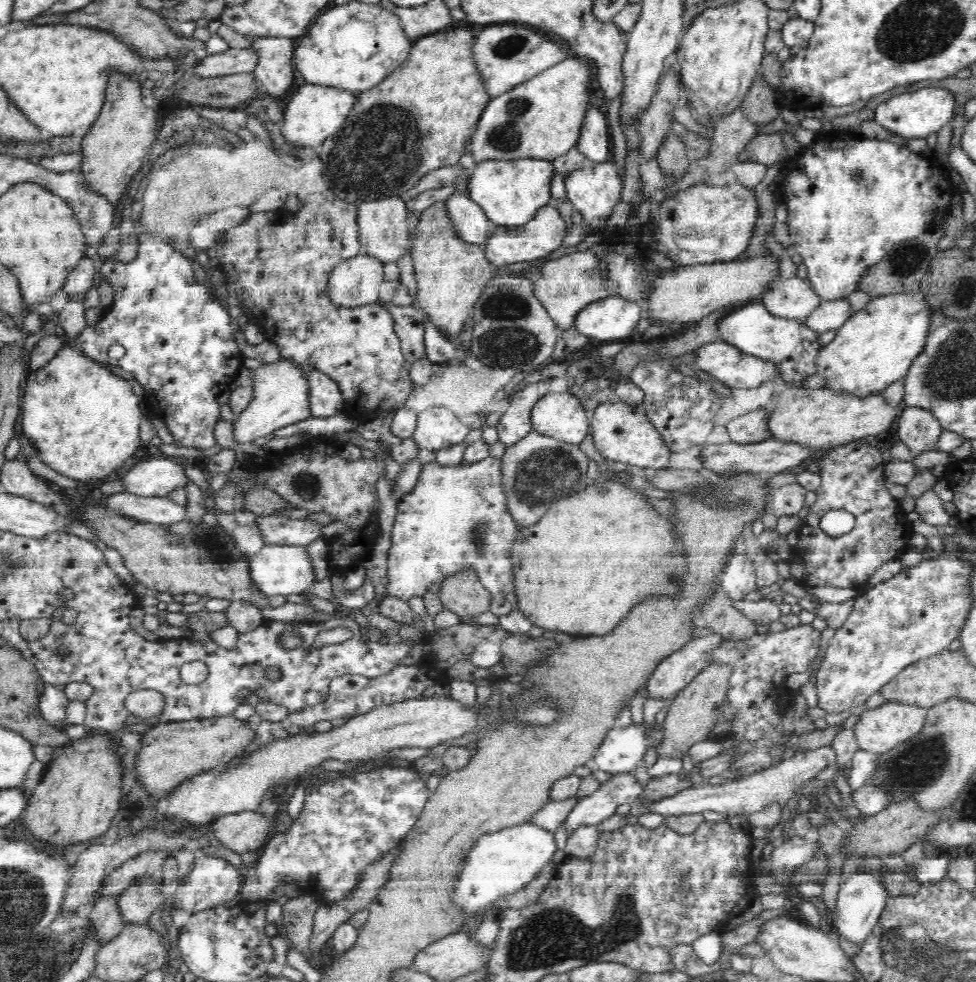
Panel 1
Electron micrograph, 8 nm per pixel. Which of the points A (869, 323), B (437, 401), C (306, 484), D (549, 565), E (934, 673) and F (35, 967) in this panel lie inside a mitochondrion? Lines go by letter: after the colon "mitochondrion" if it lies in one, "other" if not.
A: other
B: other
C: mitochondrion
D: other
E: other
F: mitochondrion

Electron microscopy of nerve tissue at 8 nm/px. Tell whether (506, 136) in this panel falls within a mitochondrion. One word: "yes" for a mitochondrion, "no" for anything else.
yes

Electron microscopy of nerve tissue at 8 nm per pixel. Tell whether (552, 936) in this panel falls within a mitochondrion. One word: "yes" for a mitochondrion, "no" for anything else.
yes

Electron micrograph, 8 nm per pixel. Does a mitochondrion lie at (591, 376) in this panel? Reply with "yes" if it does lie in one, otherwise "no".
yes

